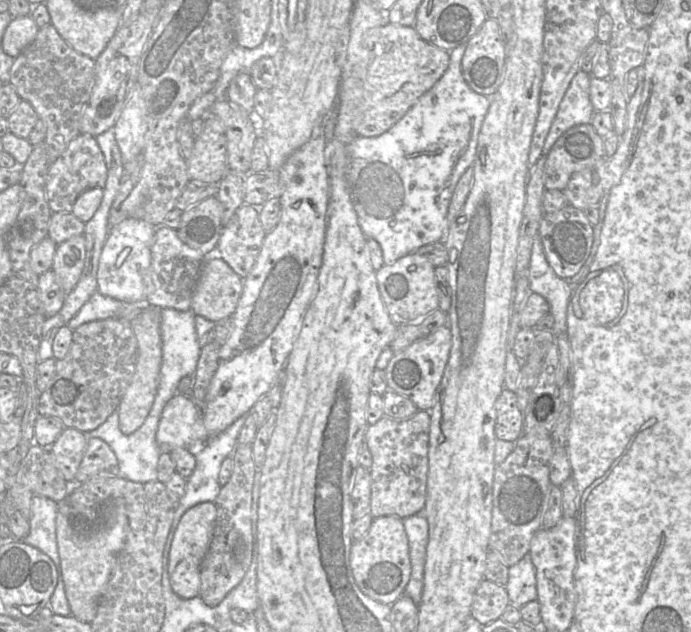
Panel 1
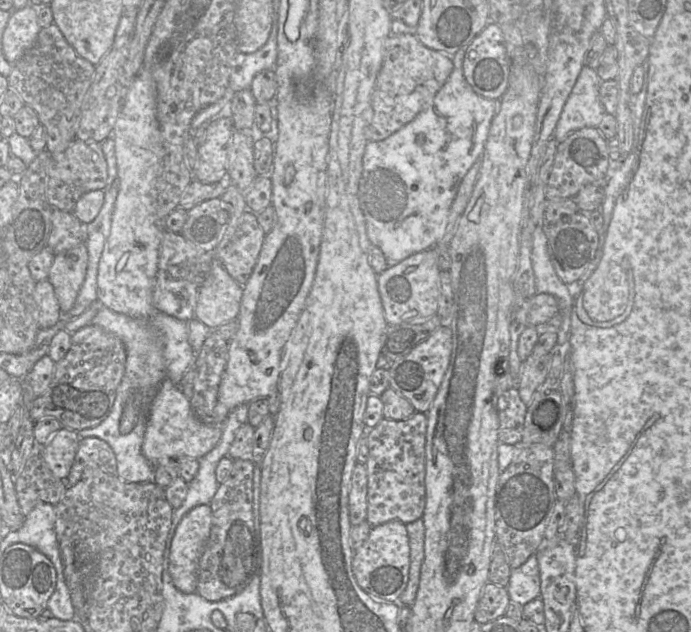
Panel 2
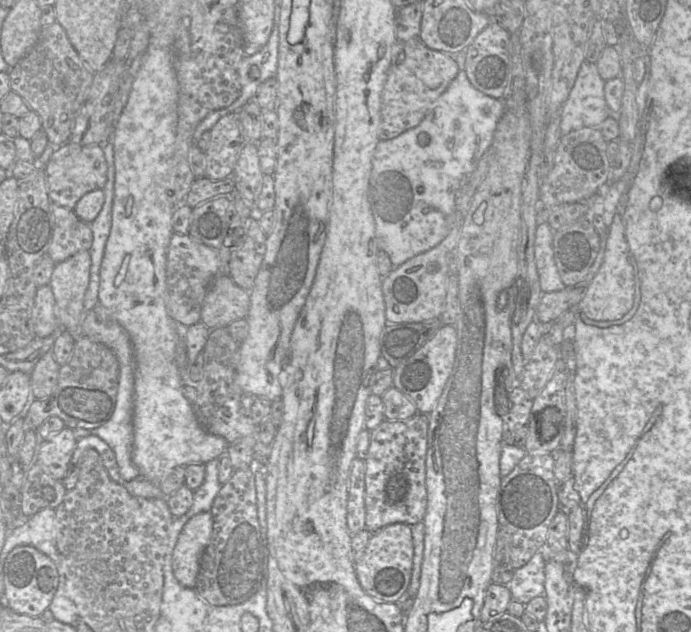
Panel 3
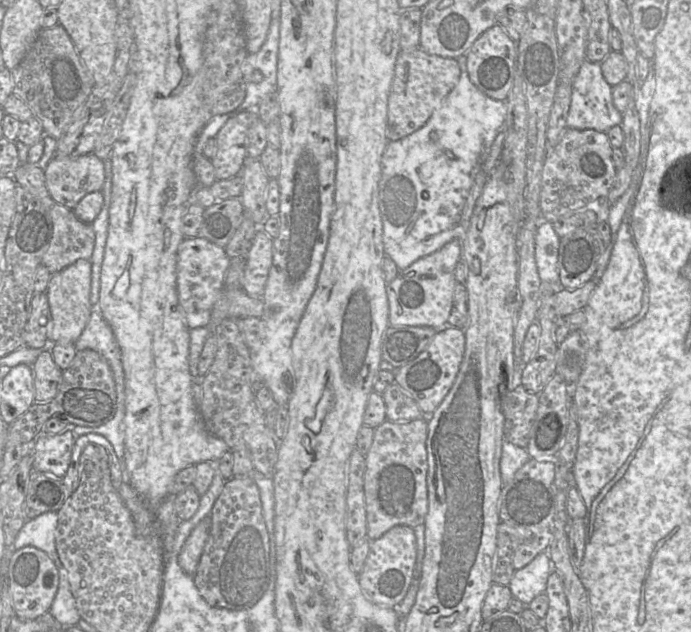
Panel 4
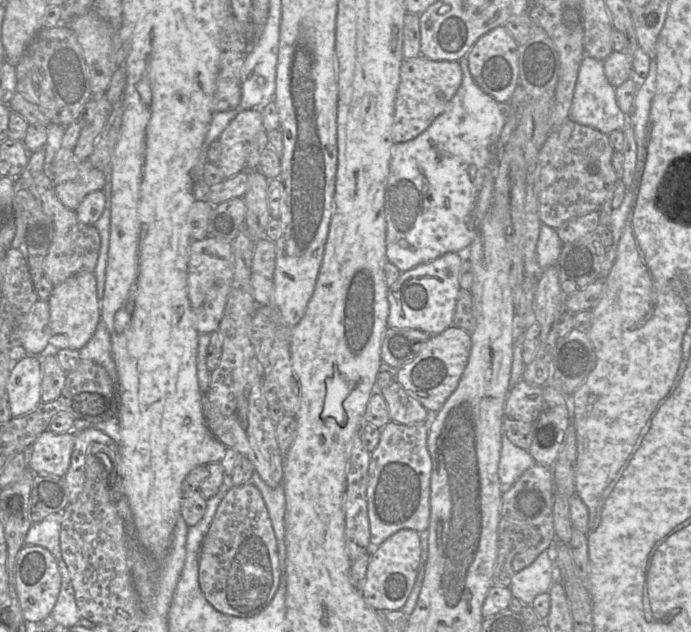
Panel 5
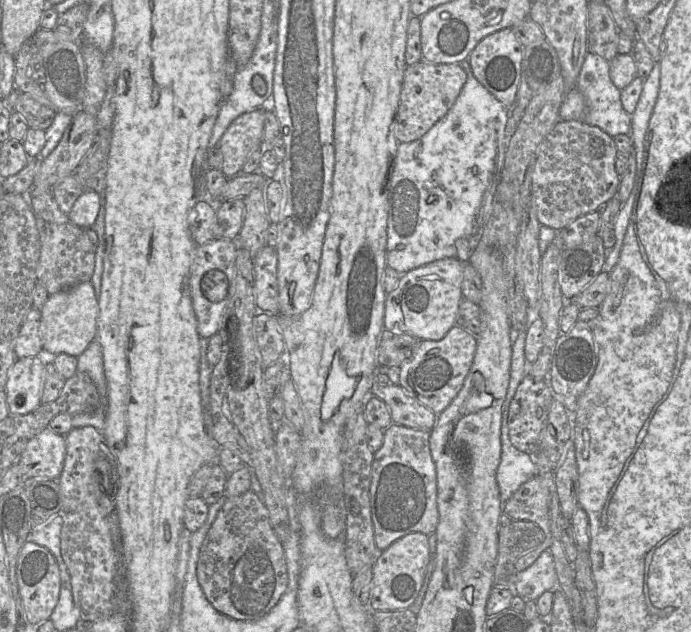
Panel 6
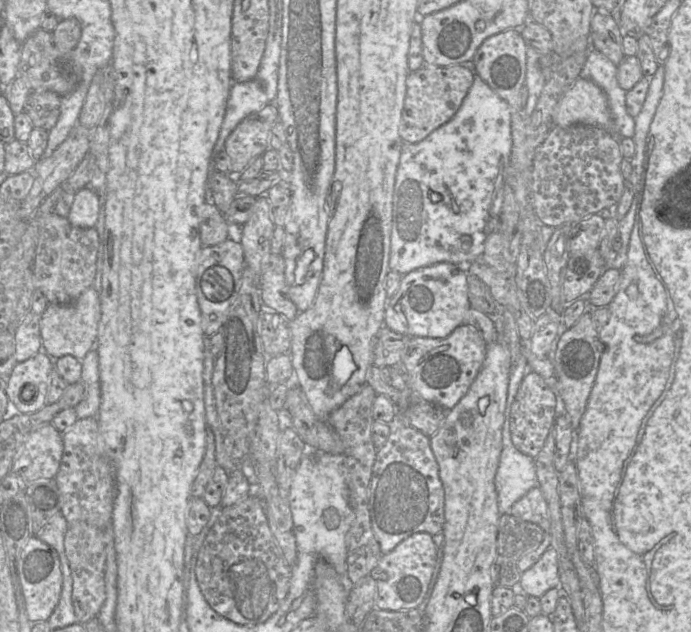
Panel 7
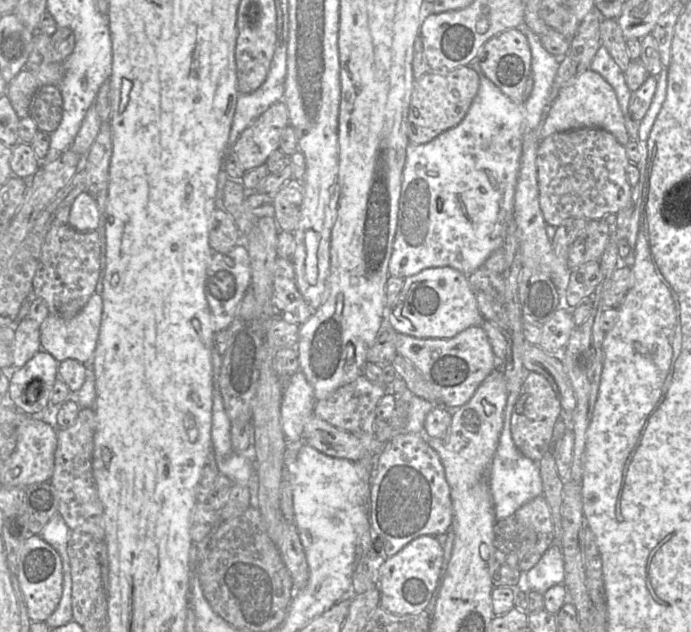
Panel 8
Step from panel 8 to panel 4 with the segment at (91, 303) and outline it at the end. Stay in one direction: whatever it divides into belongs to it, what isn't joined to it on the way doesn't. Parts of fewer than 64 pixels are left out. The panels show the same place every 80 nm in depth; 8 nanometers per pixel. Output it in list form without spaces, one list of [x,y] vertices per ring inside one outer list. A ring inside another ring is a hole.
[[[79,259],[63,270],[52,274],[46,294],[52,321],[49,339],[58,344],[74,344],[82,334],[94,308],[90,302],[91,260]]]

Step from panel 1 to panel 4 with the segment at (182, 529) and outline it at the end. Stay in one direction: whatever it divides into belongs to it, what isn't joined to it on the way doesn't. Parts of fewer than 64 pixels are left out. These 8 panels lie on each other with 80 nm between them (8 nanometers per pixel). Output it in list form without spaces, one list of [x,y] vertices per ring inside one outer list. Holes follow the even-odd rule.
[[[211,516],[202,519],[191,531],[179,555],[178,564],[184,573],[194,578],[211,528]]]

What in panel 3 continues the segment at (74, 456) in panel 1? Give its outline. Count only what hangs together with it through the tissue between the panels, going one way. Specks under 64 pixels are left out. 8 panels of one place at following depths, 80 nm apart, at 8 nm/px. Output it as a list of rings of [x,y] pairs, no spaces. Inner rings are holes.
[[[64,427],[47,439],[40,440],[37,461],[57,480],[62,480],[76,447],[77,439],[70,428]]]

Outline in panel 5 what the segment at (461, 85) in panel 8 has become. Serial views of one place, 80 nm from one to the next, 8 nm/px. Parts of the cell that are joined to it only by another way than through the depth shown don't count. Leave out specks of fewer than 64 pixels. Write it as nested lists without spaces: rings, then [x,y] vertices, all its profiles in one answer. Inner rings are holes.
[[[422,55],[404,59],[400,67],[400,81],[394,104],[394,142],[410,141],[424,132],[448,106],[461,81],[462,70],[458,61],[433,61]]]

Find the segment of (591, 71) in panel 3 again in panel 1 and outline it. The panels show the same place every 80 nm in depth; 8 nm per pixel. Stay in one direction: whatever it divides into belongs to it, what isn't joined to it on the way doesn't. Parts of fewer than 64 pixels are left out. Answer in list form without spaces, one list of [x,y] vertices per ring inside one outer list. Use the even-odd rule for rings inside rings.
[[[580,70],[573,77],[545,139],[543,156],[548,155],[558,138],[567,130],[590,124],[595,113],[590,99],[591,75]]]

